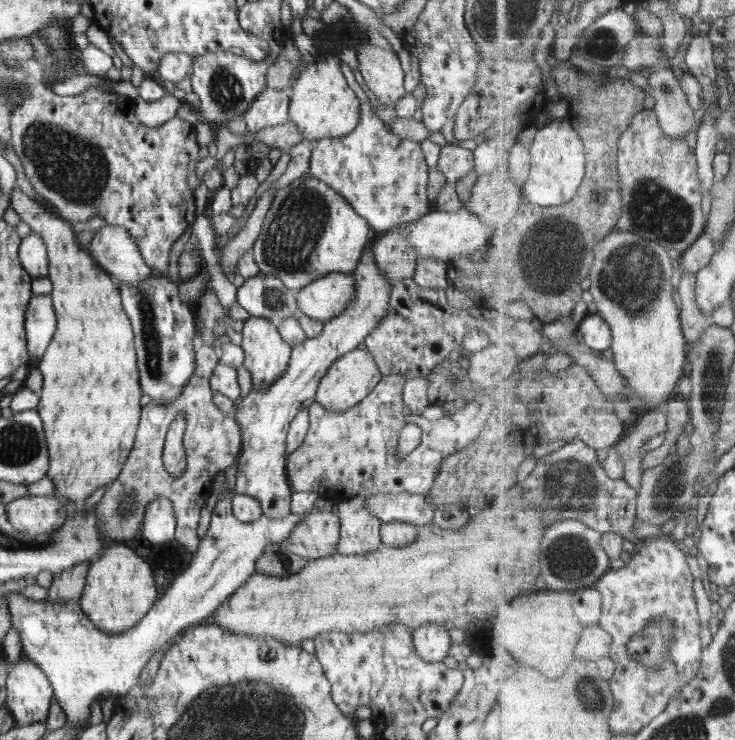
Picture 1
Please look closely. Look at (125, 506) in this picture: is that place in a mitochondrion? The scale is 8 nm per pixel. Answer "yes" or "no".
yes

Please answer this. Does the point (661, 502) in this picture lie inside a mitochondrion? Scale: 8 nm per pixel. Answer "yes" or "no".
yes

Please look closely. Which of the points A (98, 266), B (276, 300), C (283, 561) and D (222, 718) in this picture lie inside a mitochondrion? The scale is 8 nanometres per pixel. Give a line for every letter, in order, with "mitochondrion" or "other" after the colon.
A: other
B: mitochondrion
C: mitochondrion
D: mitochondrion

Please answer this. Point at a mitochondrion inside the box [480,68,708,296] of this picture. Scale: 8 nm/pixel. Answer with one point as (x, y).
(654, 209)

